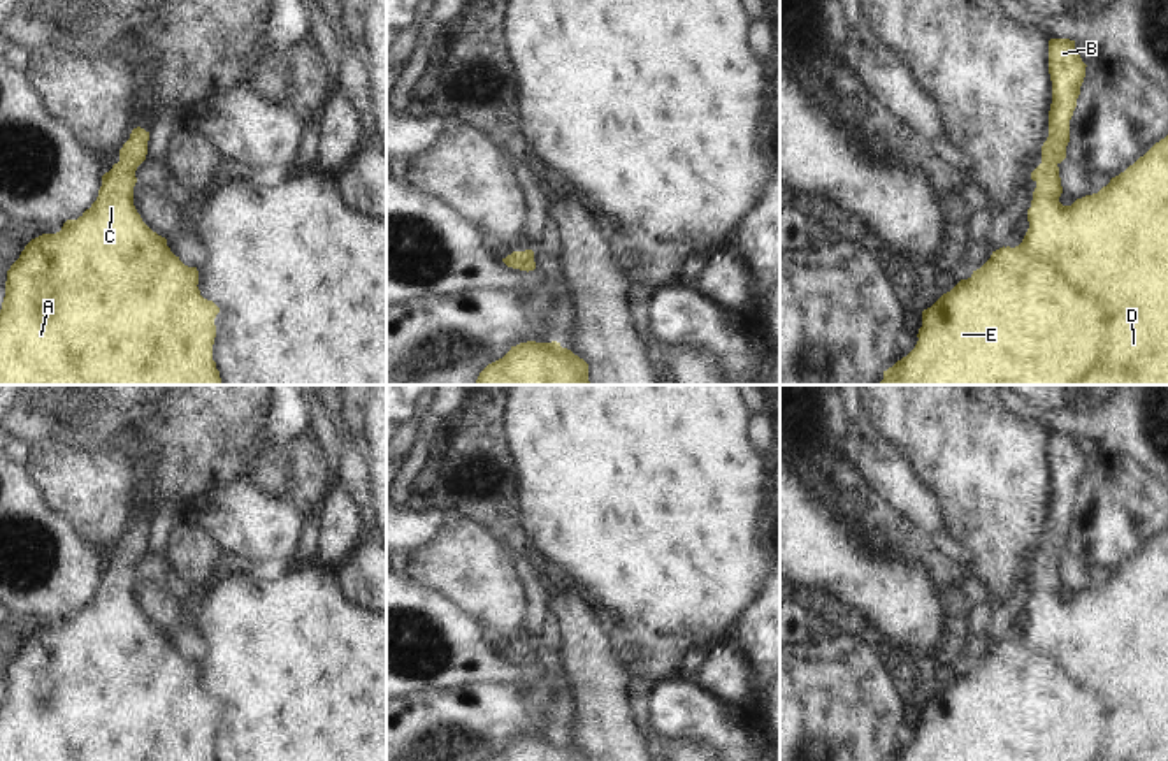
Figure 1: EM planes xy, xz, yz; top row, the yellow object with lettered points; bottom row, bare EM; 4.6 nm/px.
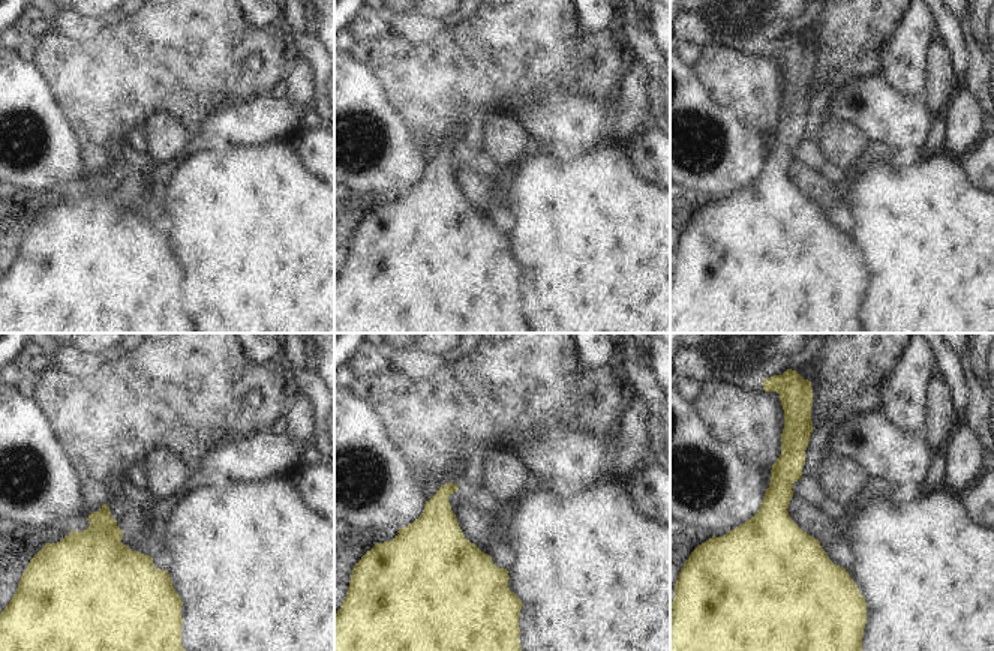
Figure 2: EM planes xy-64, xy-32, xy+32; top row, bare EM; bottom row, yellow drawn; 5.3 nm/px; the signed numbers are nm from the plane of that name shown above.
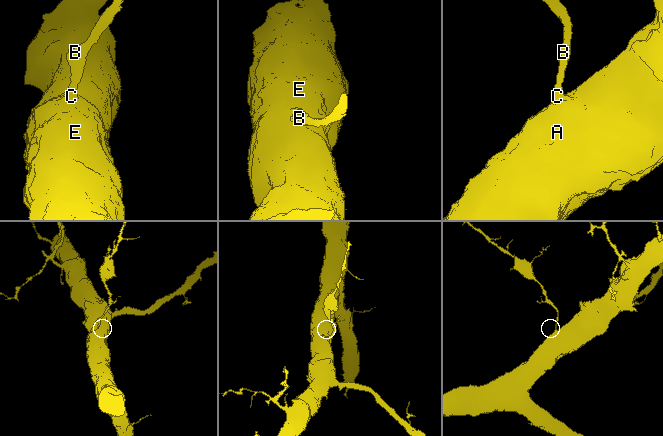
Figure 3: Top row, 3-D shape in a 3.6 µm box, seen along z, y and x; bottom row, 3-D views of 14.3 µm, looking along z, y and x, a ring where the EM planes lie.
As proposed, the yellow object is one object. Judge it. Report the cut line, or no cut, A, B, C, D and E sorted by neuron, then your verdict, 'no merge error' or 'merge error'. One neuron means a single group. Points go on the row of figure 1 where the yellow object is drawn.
no cut; A B C D E; no merge error

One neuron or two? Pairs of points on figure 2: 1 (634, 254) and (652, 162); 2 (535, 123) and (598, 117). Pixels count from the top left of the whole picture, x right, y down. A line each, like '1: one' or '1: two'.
1: two
2: one

